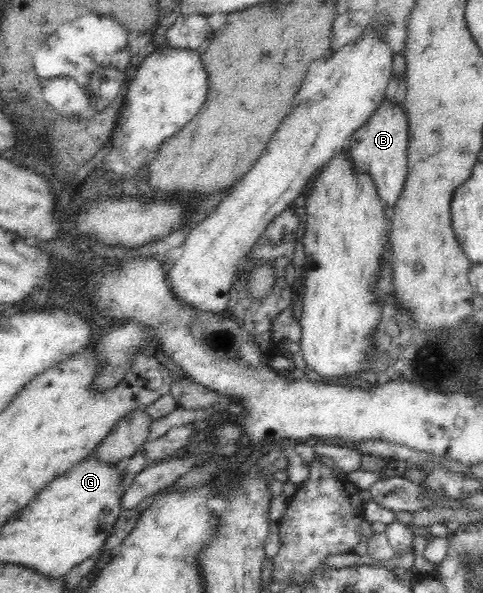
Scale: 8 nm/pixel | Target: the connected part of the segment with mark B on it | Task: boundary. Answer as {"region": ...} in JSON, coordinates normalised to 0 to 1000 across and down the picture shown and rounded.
{"region":[[[793,169],[785,182],[720,234],[710,255],[737,290],[762,293],[778,314],[795,352],[812,352],[828,336],[843,304],[845,199],[832,177]]]}

